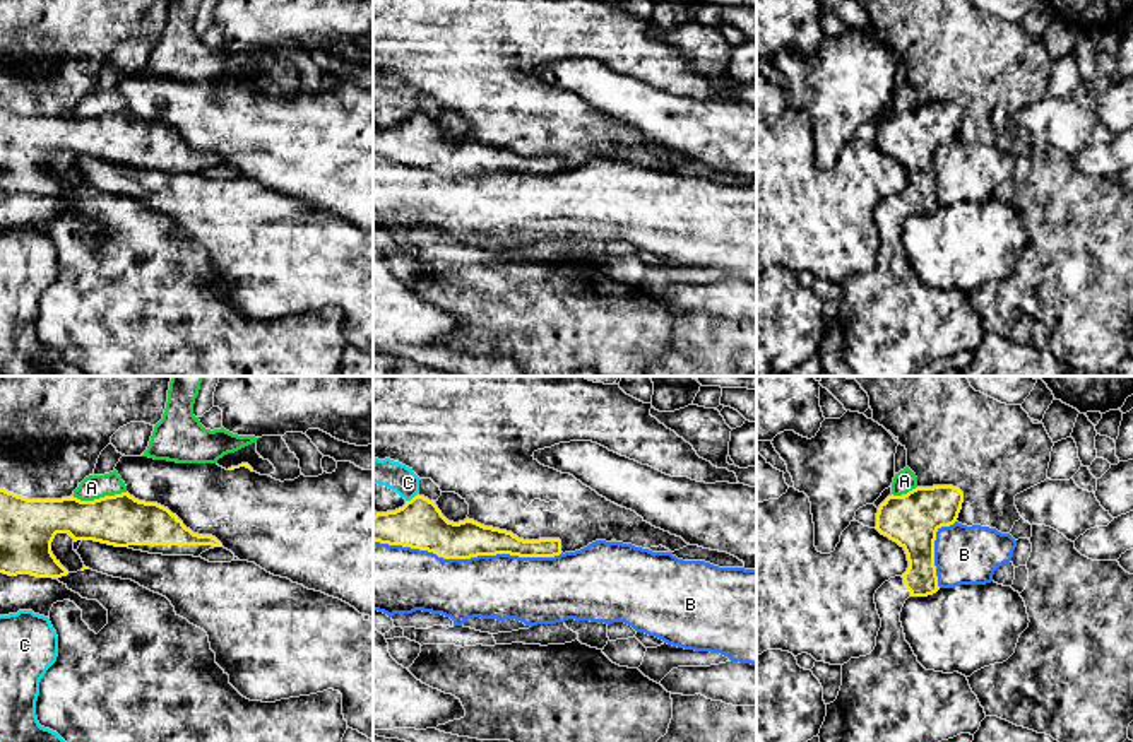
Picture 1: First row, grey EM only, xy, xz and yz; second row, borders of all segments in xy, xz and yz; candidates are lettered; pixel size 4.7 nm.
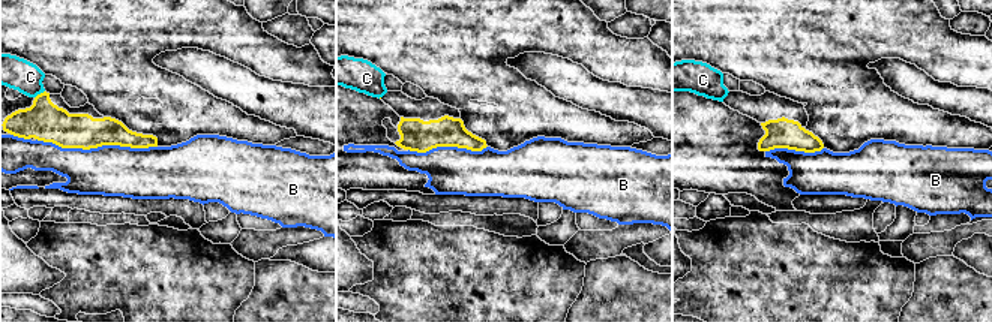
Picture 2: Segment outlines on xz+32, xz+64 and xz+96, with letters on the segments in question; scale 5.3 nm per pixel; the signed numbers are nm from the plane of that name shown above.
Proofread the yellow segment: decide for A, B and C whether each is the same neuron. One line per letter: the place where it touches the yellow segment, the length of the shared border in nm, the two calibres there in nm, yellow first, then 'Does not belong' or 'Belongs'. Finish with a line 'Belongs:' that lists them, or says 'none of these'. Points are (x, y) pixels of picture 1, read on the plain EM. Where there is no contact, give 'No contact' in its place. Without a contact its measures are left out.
A: Touches yellow at xy (100, 115). Shared border 260 nm. Thickness 240 nm (yellow) against 110 nm. Does not belong
B: Touches yellow at xz (468, 175). Shared border 900 nm. Thickness 200 nm (yellow) against 300 nm. Does not belong
C: Touches yellow at xz (413, 115). Shared border 70 nm. Thickness 220 nm (yellow) against 130 nm. Does not belong
Belongs: none of these

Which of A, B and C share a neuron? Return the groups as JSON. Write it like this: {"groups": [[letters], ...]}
{"groups": [["A"], ["B"], ["C"]]}

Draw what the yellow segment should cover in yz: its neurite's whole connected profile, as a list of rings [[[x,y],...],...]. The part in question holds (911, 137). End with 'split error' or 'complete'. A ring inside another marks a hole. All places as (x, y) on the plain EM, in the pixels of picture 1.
[[[953,103],[916,104],[902,113],[888,113],[878,125],[876,147],[897,159],[907,171],[909,185],[902,193],[890,195],[875,210],[881,236],[875,267],[842,282],[842,303],[833,320],[827,321],[827,333],[820,345],[822,376],[912,376],[928,364],[960,350],[974,352],[986,335],[984,325],[972,309],[965,292],[926,287],[905,258],[900,229],[909,214],[928,214],[940,207],[934,183],[934,157],[941,144],[957,138],[964,109]]]; split error

